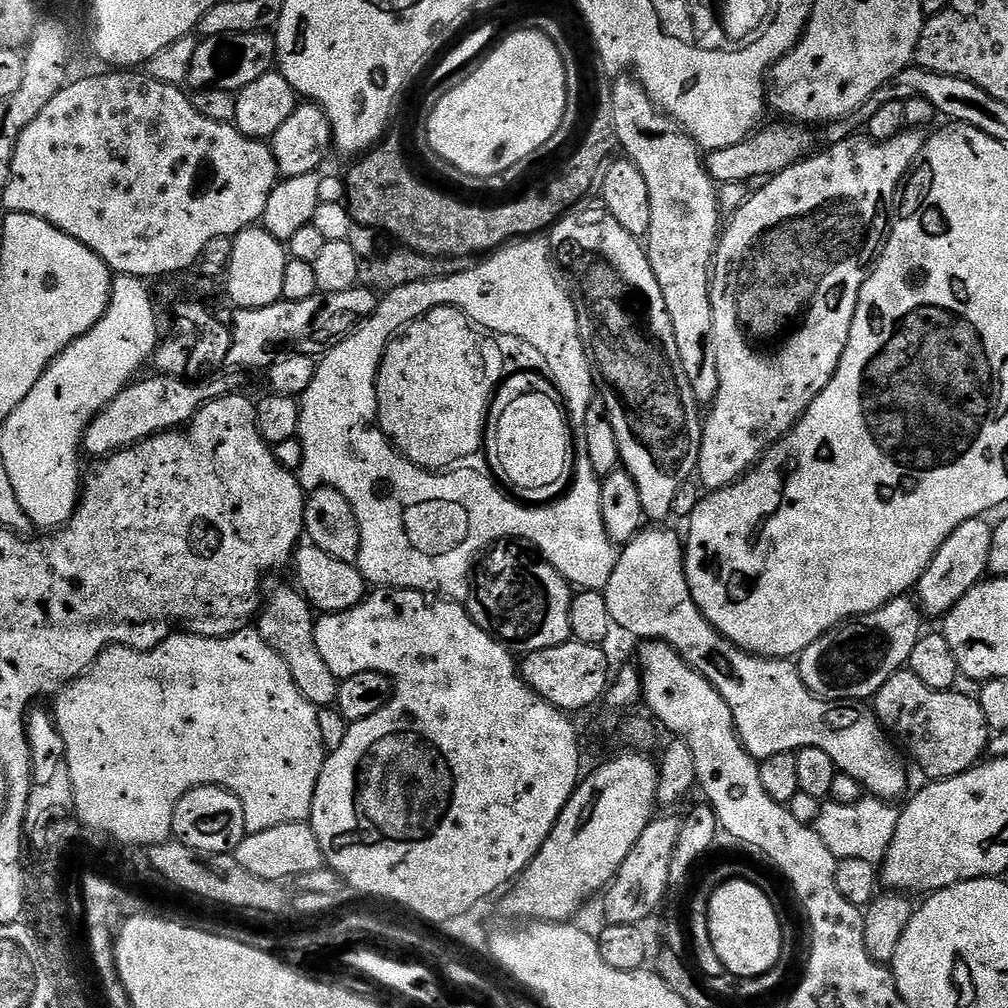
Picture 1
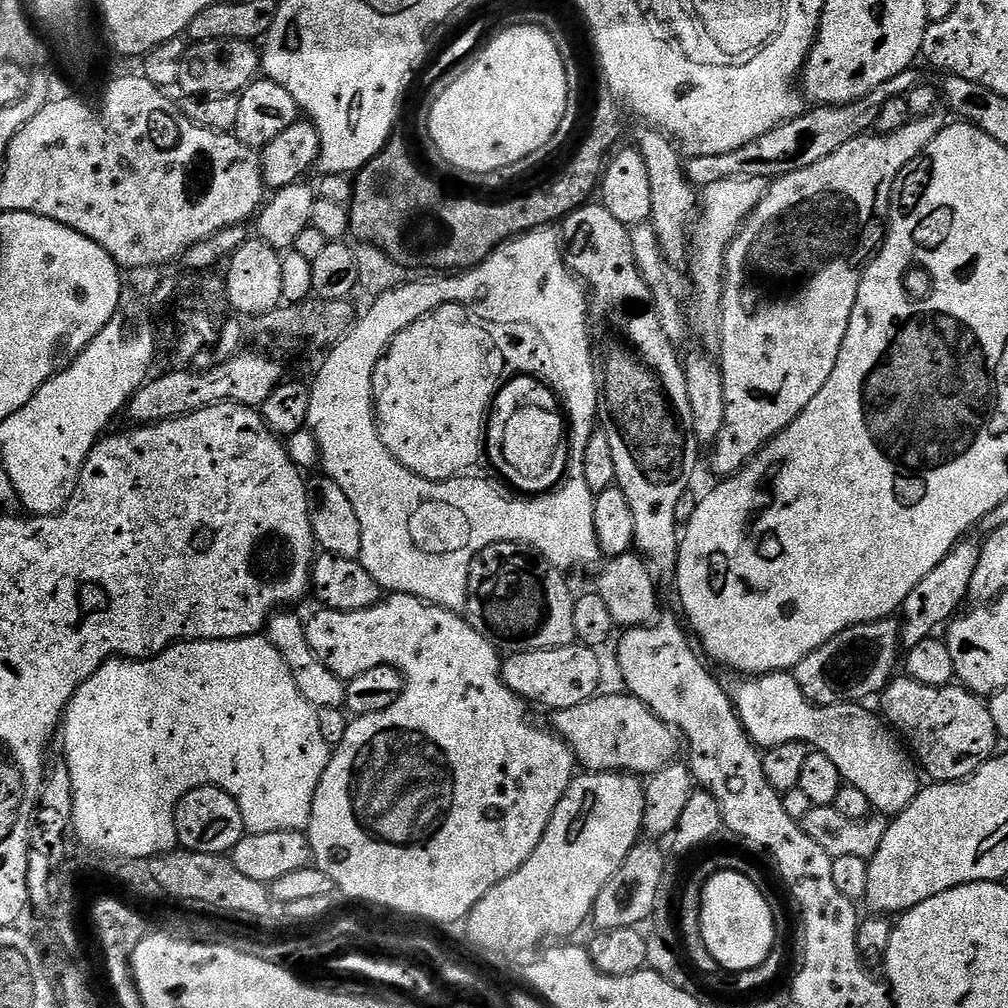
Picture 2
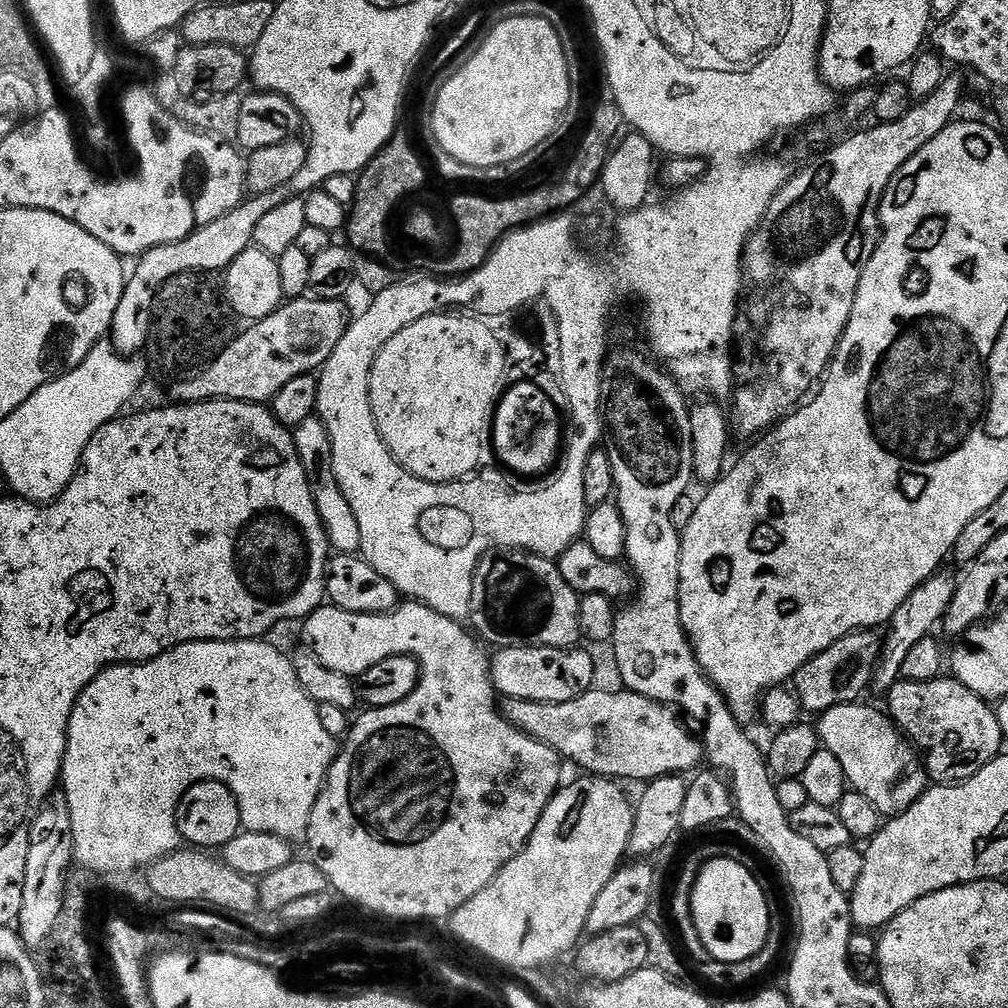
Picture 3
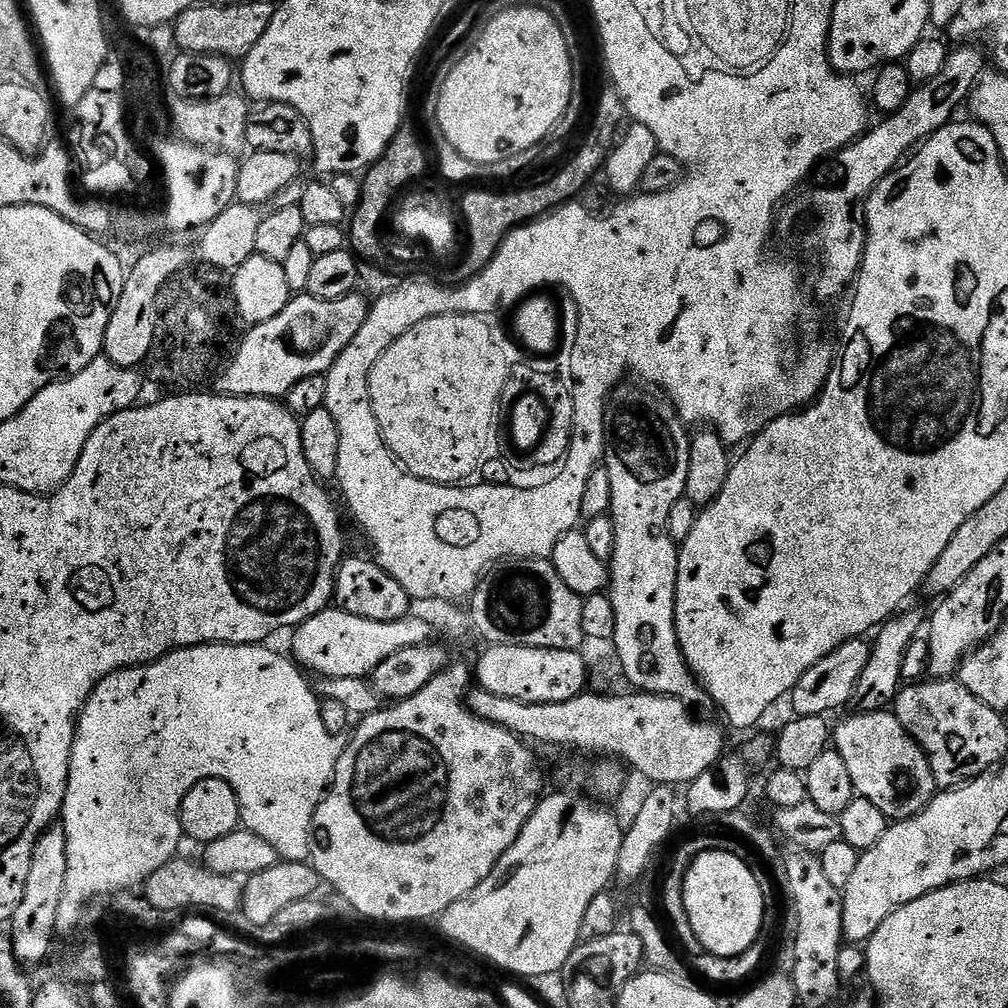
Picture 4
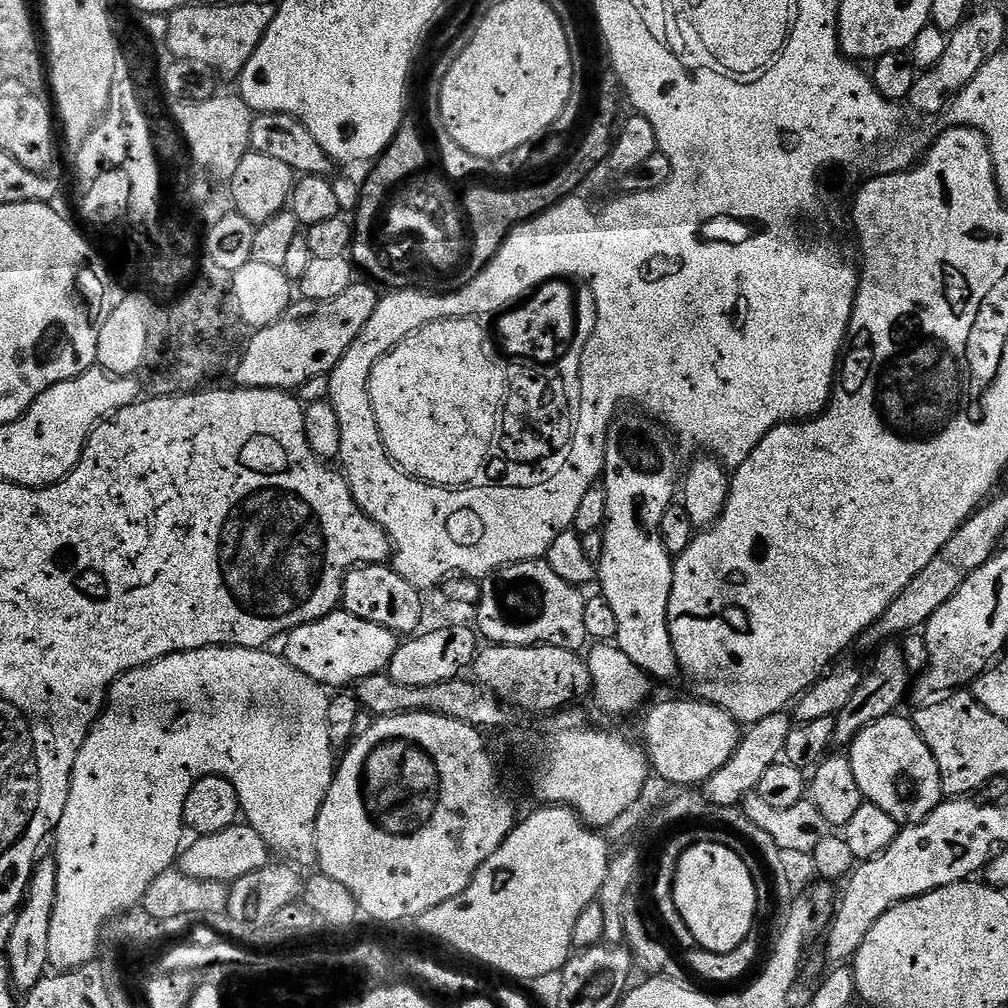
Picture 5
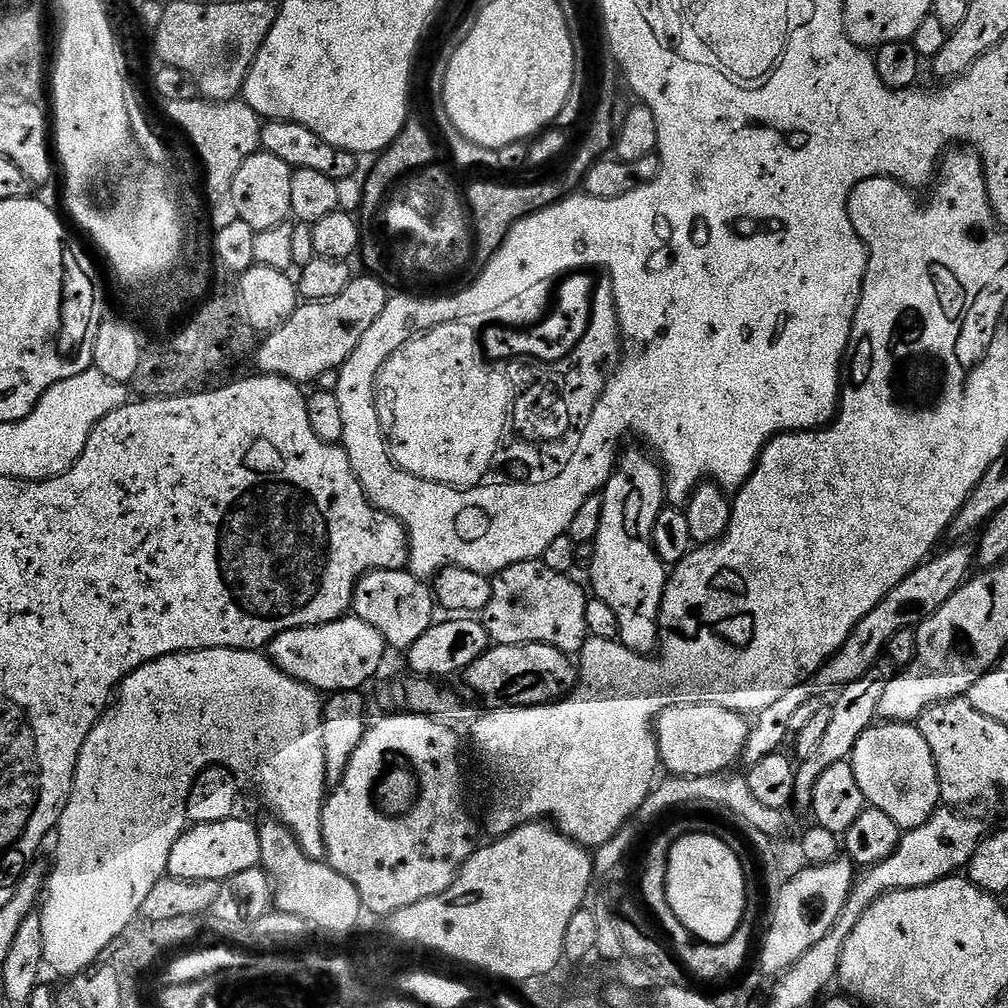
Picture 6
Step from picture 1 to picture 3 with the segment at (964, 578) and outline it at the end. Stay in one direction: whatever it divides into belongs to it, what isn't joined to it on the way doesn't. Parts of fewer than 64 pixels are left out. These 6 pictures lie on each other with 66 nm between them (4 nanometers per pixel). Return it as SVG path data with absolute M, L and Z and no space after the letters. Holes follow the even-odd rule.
M937 574L929 578L925 584L918 586L918 590L914 590L914 594L910 594L910 598L906 598L906 602L902 602L902 606L898 606L898 610L894 610L891 620L886 625L886 635L882 640L880 649L880 665L876 667L876 678L874 681L875 691L880 691L880 694L887 692L896 684L896 681L902 677L902 665L906 662L907 656L910 655L910 650L918 642L922 642L922 638L933 635L937 629L941 627L946 610L950 606L950 602L956 593L957 577L944 576L945 574Z

